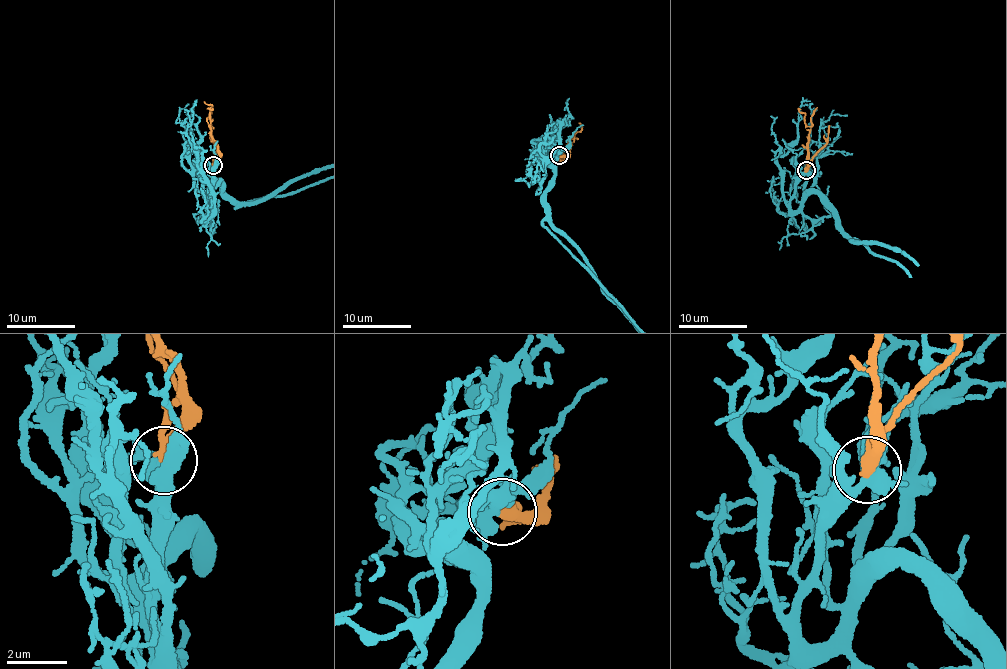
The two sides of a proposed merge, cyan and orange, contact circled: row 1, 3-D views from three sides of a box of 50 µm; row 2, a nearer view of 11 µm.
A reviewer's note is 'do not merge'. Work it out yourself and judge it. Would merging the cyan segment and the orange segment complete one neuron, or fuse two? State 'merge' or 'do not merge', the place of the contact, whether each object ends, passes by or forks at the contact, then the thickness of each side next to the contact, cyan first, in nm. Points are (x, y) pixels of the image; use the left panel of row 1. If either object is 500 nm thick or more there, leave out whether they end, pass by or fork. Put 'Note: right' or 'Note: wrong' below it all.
merge; place (213, 165); cyan forks; orange ends; calibres 340 and 480 nm
Note: wrong

